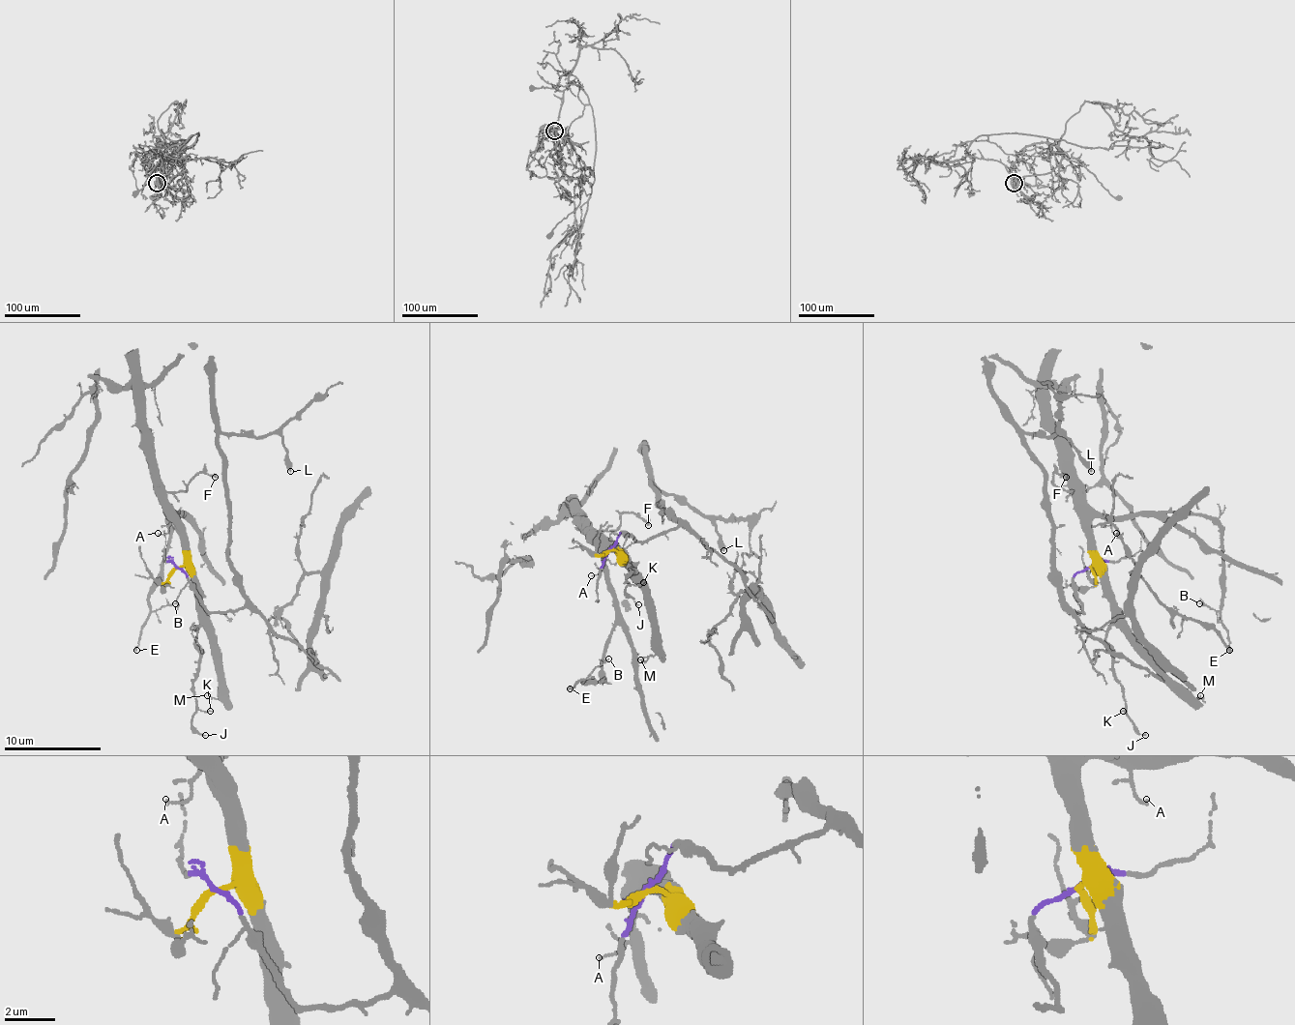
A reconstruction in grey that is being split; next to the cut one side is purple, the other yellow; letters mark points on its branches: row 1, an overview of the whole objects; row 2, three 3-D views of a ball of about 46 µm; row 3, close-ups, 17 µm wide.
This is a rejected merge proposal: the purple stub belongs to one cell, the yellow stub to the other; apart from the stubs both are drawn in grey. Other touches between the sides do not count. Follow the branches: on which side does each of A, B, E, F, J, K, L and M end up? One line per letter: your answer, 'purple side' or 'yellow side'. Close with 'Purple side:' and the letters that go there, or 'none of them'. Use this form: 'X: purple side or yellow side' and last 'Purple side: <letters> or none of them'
A: yellow side
B: yellow side
E: yellow side
F: yellow side
J: yellow side
K: yellow side
L: purple side
M: yellow side
Purple side: L

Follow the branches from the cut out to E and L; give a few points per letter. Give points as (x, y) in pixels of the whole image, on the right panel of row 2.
E: (1090, 569), (1090, 527), (1095, 517), (1149, 512), (1207, 515), (1219, 527), (1221, 540), (1221, 614), (1228, 651)
L: (1090, 569), (1074, 578), (1080, 612), (1074, 612), (1051, 556), (1046, 472), (1022, 435), (1061, 433), (1090, 472)

